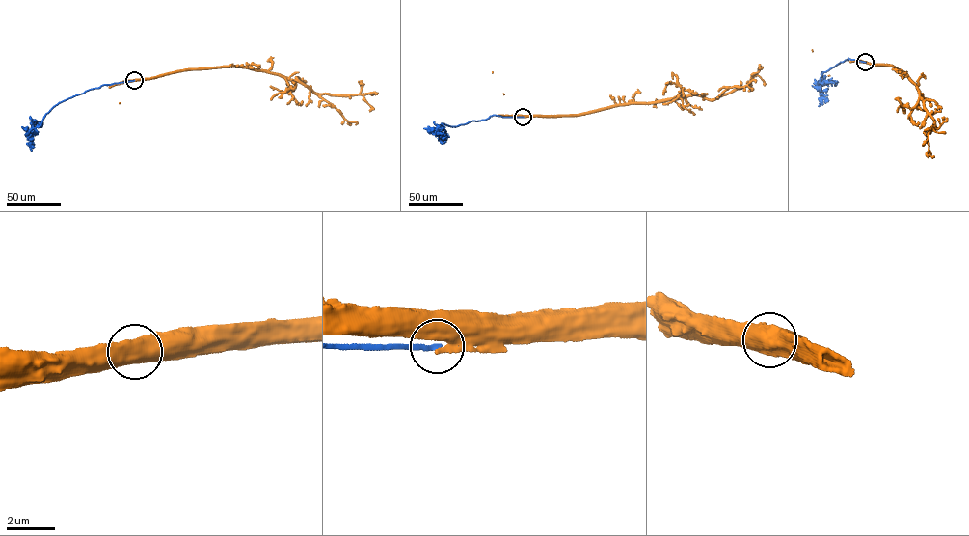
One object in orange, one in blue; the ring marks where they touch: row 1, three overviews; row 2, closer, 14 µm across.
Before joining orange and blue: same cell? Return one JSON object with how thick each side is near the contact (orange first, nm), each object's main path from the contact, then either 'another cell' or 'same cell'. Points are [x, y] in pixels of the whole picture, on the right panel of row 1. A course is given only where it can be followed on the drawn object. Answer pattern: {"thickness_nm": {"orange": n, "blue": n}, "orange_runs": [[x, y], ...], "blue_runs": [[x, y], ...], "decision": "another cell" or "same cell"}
{"thickness_nm": {"orange": 360, "blue": 180}, "orange_runs": [[866, 62], [893, 66], [917, 85], [937, 129], [931, 129], [922, 146]], "blue_runs": [[865, 62], [847, 58], [823, 72], [819, 83], [823, 98], [819, 106]], "decision": "another cell"}

